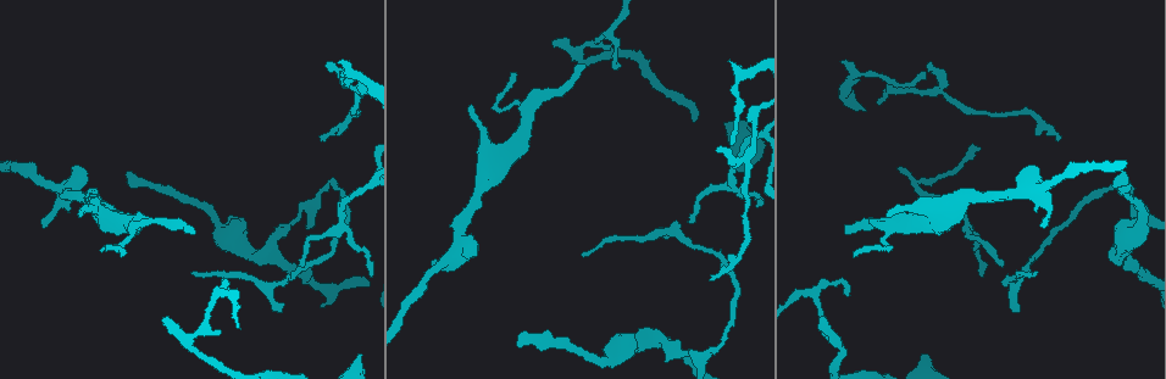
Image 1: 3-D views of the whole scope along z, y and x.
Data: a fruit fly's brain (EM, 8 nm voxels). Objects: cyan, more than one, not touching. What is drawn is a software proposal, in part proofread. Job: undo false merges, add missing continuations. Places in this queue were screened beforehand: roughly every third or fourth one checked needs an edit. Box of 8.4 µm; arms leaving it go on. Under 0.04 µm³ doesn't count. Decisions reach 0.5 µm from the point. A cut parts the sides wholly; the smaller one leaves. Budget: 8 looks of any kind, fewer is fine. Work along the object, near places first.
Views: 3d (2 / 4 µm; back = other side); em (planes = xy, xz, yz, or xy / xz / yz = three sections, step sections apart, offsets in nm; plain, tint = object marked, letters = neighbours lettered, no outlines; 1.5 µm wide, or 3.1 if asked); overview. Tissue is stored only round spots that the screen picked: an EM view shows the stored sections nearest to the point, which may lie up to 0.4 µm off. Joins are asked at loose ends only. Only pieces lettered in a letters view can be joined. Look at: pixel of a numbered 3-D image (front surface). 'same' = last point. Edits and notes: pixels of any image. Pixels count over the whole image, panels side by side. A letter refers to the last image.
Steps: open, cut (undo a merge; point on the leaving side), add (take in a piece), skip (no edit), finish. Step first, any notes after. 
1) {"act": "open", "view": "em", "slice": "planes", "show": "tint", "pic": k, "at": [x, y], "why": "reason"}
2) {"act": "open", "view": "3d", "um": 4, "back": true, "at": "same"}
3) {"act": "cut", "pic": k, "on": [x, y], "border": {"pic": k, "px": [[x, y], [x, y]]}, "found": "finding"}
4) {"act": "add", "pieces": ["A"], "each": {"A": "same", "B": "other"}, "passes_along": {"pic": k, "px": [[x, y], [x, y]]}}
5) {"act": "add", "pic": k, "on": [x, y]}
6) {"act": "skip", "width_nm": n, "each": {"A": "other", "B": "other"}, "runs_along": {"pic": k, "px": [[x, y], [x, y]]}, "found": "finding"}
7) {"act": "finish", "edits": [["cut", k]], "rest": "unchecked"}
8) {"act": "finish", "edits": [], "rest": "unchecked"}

{"act": "open", "view": "3d", "um": 2, "pic": 1, "at": [81, 216], "why": "free end"}

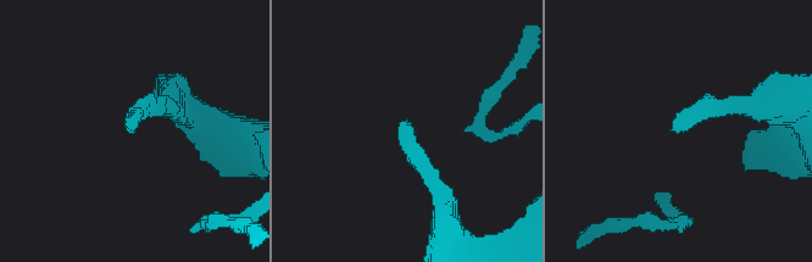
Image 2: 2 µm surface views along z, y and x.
{"act": "open", "view": "em", "slice": "planes", "show": "letters", "pic": 2, "at": [408, 122]}

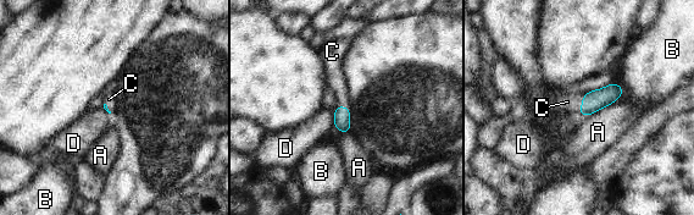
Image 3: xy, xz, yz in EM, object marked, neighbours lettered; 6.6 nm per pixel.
{"act": "add", "pieces": ["C"], "each": {"A": "other", "B": "other", "C": "same", "D": "other"}, "found": "the cell continues"}

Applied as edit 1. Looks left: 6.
{"act": "open", "view": "3d", "um": 2, "pic": 1, "at": [826, 317], "why": "branch stops here"}

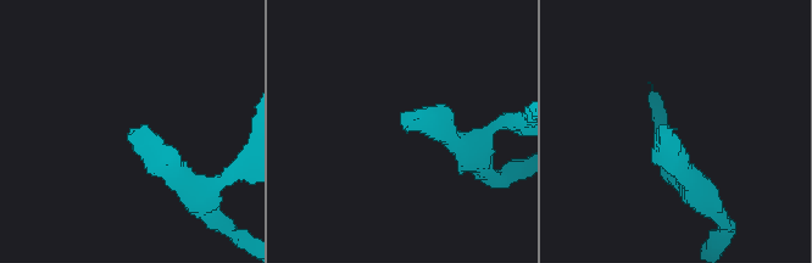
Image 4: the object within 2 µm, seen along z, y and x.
{"act": "open", "view": "em", "slice": "planes", "show": "tint", "pic": 4, "at": [674, 129], "why": "shape alone is not enough"}

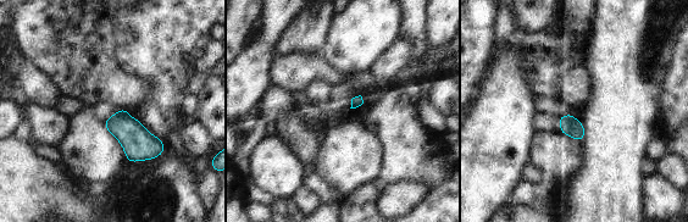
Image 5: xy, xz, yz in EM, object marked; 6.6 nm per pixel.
{"act": "open", "view": "em", "slice": "planes", "show": "letters", "at": "same", "why": "what lies round it"}

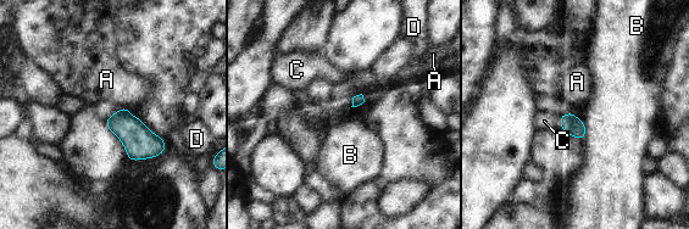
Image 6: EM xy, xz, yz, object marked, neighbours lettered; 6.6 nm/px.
{"act": "add", "pieces": ["C"], "each": {"A": "other", "B": "other", "C": "same", "D": "other"}, "passes_along": {"pic": 6, "px": [[570, 123], [560, 122], [544, 121]]}, "found": "the cell continues"}

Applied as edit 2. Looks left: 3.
{"act": "finish", "edits": [["add", 3], ["add", 6]], "rest": "unchecked"}

